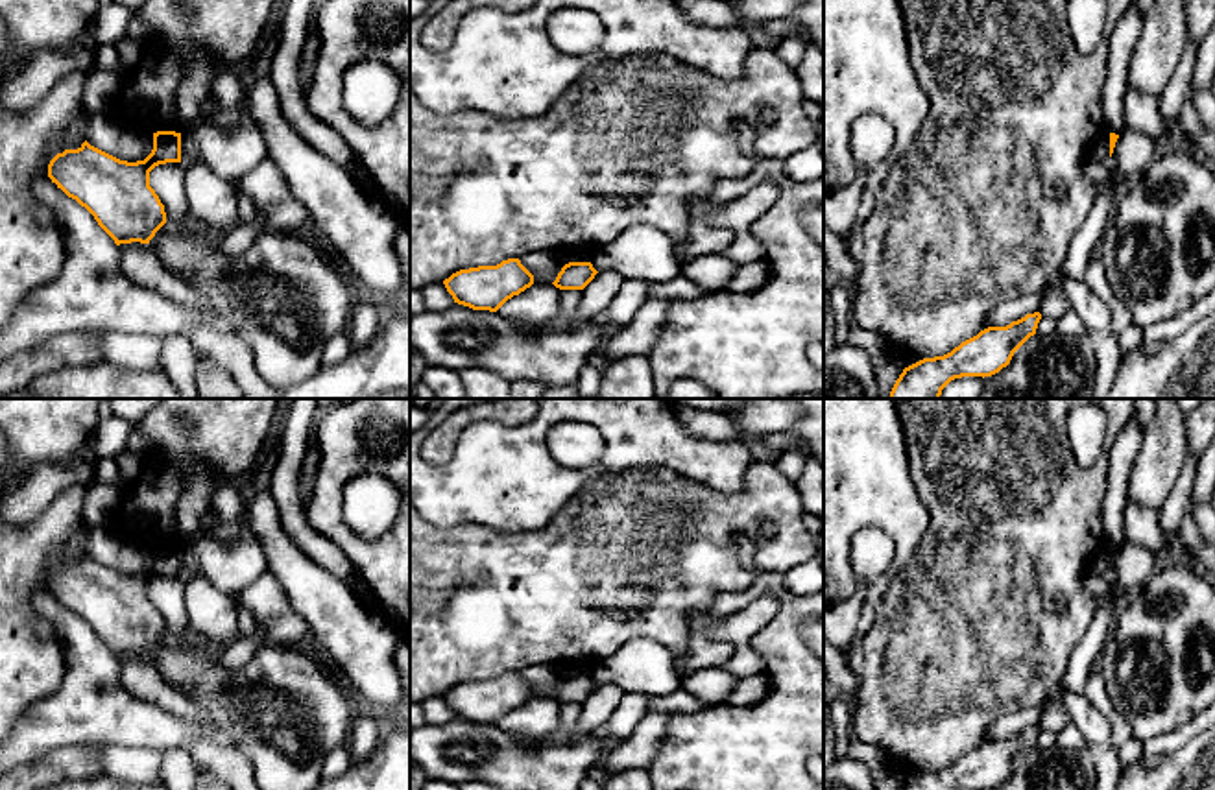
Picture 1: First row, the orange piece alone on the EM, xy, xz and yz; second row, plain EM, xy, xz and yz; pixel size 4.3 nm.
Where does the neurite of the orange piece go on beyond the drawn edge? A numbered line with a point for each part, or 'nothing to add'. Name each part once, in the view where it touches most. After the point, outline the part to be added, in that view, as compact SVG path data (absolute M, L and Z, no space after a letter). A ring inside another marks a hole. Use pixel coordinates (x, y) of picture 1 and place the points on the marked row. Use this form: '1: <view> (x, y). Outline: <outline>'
nothing to add

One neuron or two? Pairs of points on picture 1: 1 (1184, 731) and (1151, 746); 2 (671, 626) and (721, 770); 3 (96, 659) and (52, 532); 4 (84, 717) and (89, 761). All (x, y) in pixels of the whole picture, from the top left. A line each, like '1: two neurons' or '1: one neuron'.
1: one neuron
2: two neurons
3: two neurons
4: two neurons

